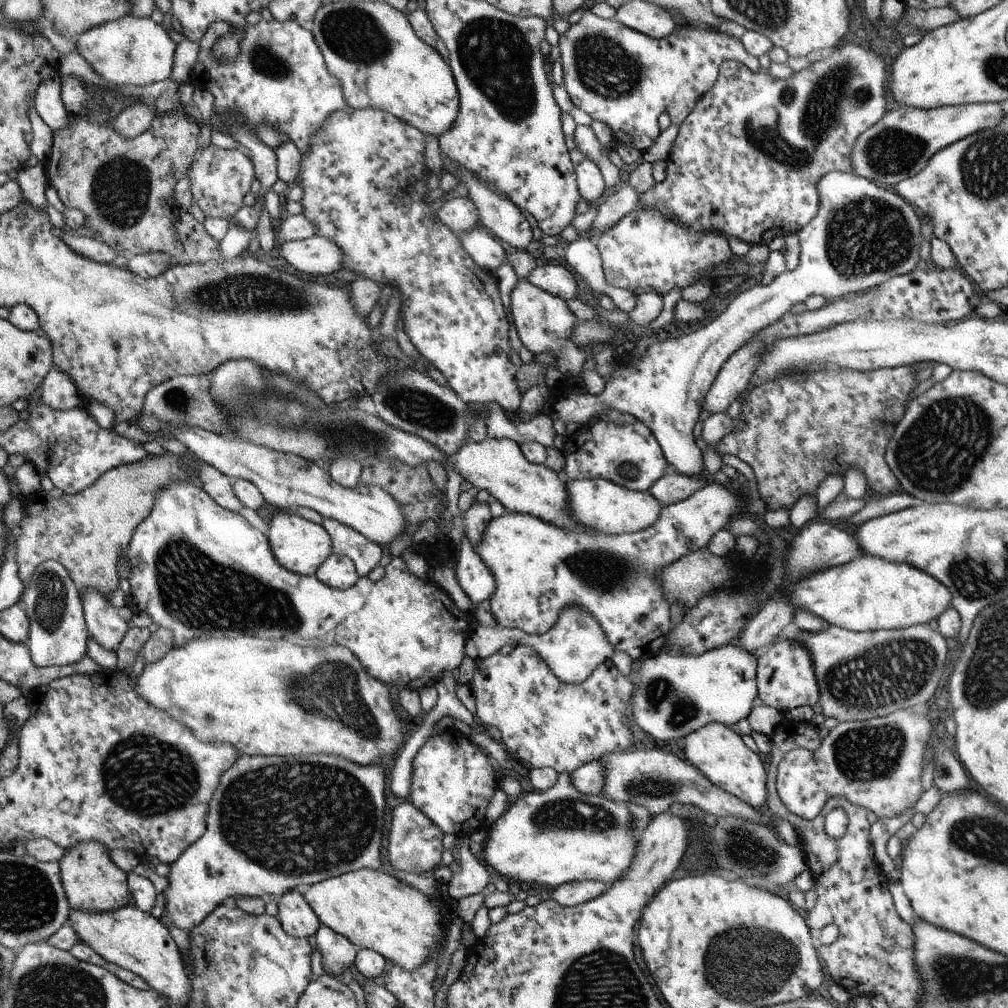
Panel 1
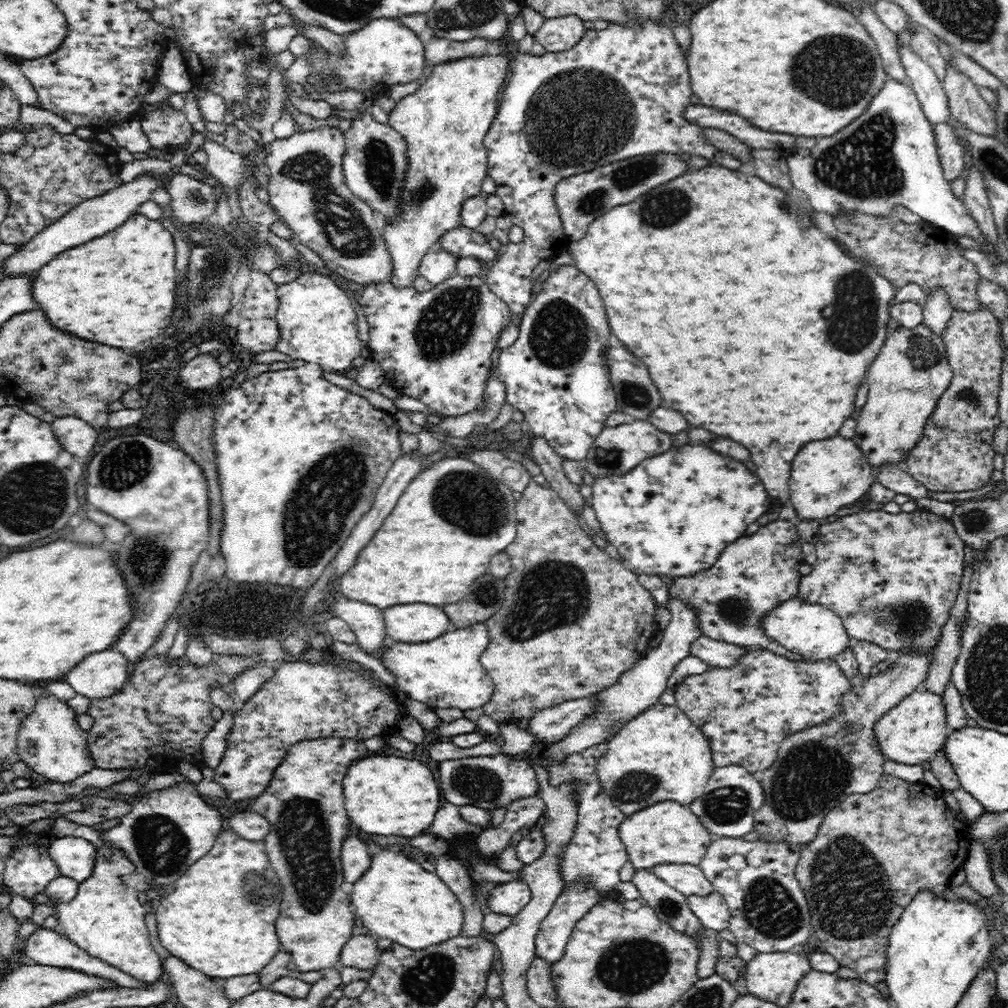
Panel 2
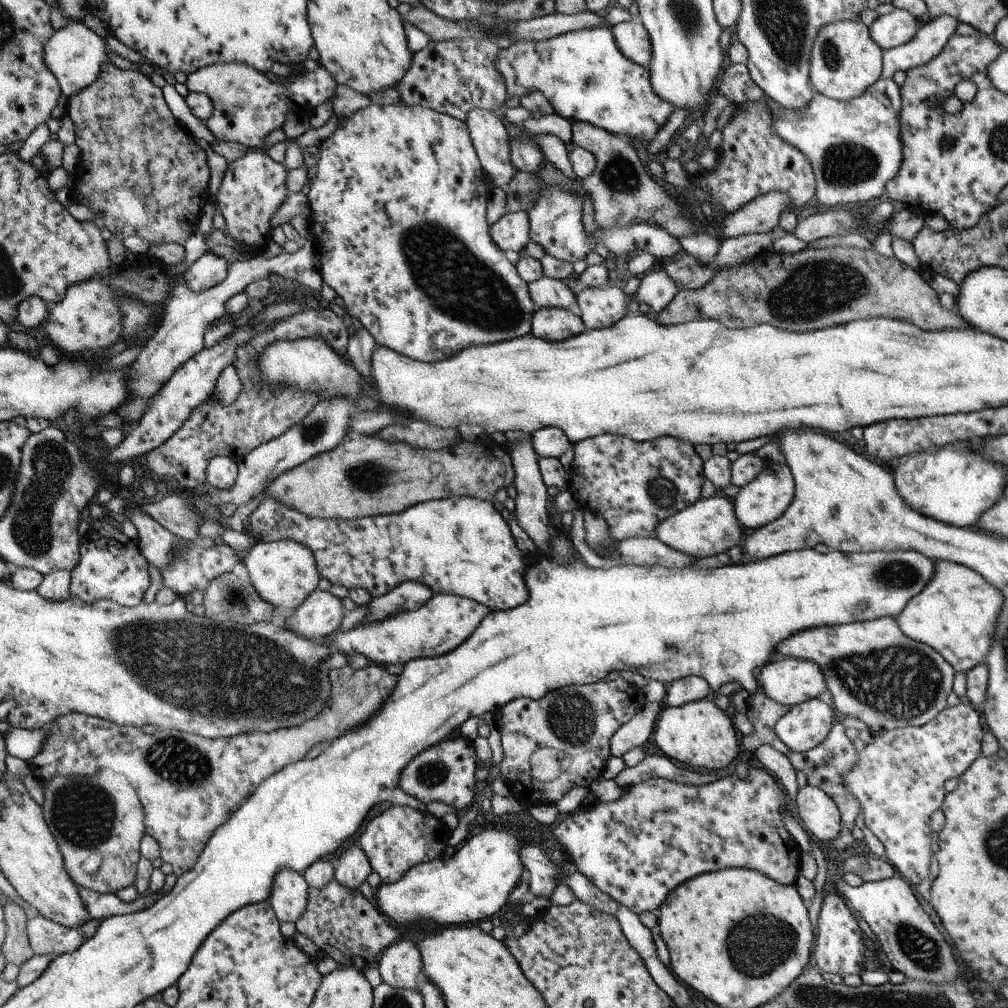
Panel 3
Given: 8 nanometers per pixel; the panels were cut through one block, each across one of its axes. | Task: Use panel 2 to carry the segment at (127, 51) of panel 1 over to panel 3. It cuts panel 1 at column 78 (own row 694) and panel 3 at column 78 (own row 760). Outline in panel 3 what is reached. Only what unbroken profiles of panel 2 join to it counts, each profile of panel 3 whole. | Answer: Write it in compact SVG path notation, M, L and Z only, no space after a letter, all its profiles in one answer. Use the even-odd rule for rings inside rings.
M74 22L55 31L44 48L45 64L52 70L60 82L64 99L77 95L81 90L89 87L98 80L101 68L108 62L106 56L108 45L104 38L90 30L83 22Z

